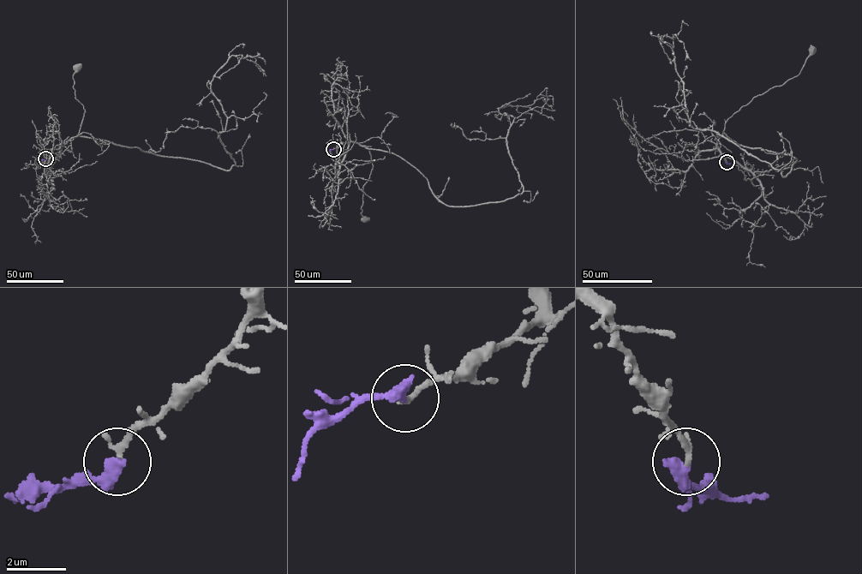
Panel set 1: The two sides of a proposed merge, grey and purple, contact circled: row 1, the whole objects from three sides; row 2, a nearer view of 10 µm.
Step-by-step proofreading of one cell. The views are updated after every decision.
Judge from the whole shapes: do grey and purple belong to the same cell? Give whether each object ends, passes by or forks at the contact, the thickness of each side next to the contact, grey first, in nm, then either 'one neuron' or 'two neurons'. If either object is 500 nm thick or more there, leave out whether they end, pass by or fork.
grey ends; purple ends; calibres 200 and 480 nm; one neuron

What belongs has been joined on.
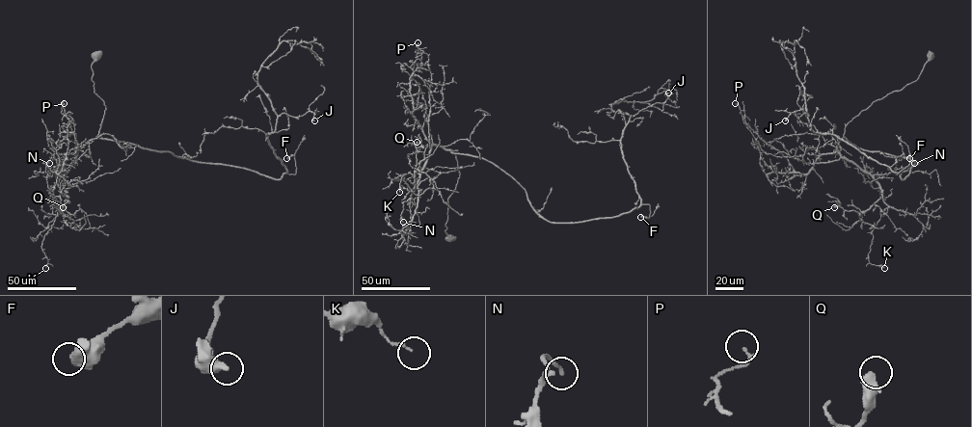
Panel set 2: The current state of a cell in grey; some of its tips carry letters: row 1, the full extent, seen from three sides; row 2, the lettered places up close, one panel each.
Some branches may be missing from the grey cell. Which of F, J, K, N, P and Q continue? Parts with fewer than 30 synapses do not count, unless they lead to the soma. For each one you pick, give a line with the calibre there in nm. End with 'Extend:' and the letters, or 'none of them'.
Extend: none of them

